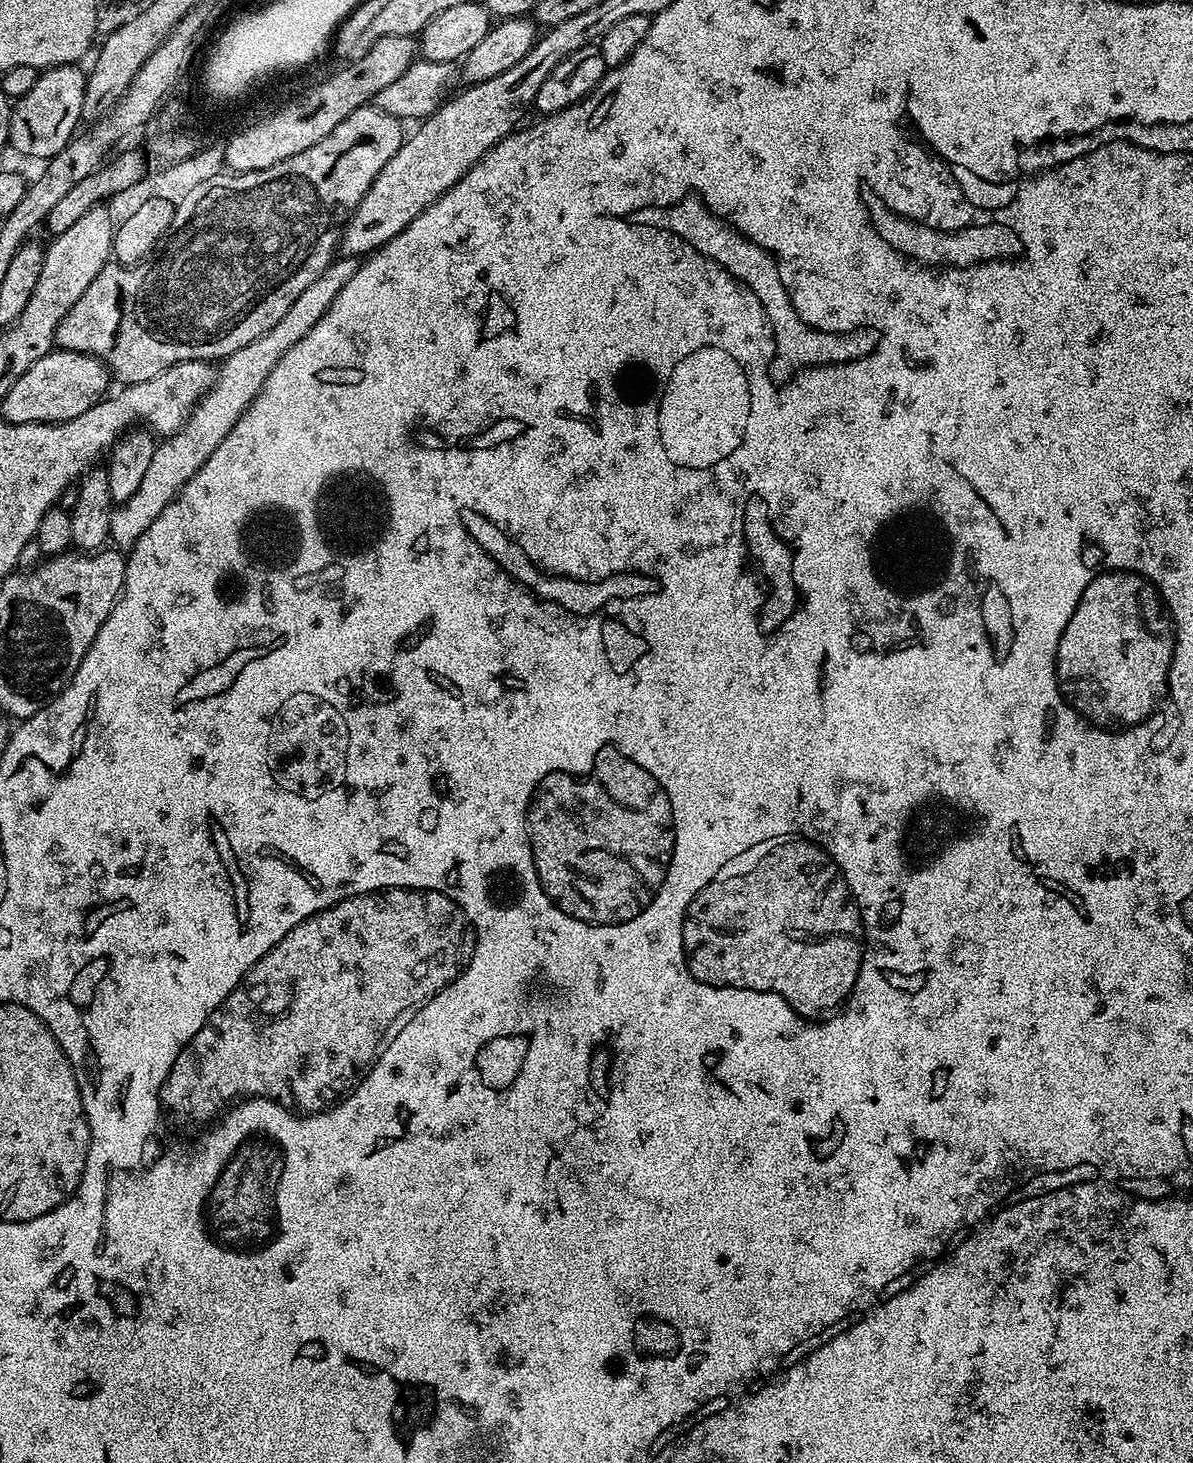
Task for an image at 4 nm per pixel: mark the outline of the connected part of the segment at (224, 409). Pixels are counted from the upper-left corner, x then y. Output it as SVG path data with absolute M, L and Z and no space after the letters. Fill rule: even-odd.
M341 255L333 259L332 264L326 266L326 270L312 285L306 286L306 290L298 294L298 302L294 302L294 306L282 314L282 319L269 332L262 334L262 338L254 338L254 342L242 346L242 350L234 350L234 354L223 357L212 389L196 403L196 408L189 414L183 428L157 443L154 458L150 458L150 466L138 490L134 490L126 502L113 507L110 514L110 540L117 549L131 550L138 538L146 534L146 526L150 526L150 522L154 522L154 518L158 518L158 514L162 514L162 510L166 510L166 506L170 506L170 502L180 495L186 482L194 478L206 458L218 450L218 442L222 442L222 438L234 430L234 422L238 422L250 402L254 402L266 378L270 378L270 370L278 366L278 358L282 358L282 354L286 354L294 342L302 342L302 338L314 330L318 318L322 318L330 302L338 298L338 290L350 282L360 266L361 261L354 256Z

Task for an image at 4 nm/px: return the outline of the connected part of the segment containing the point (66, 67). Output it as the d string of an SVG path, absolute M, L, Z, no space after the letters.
M60 64L41 71L33 89L15 101L8 135L12 150L46 162L65 148L83 117L87 73L79 68L76 64Z

